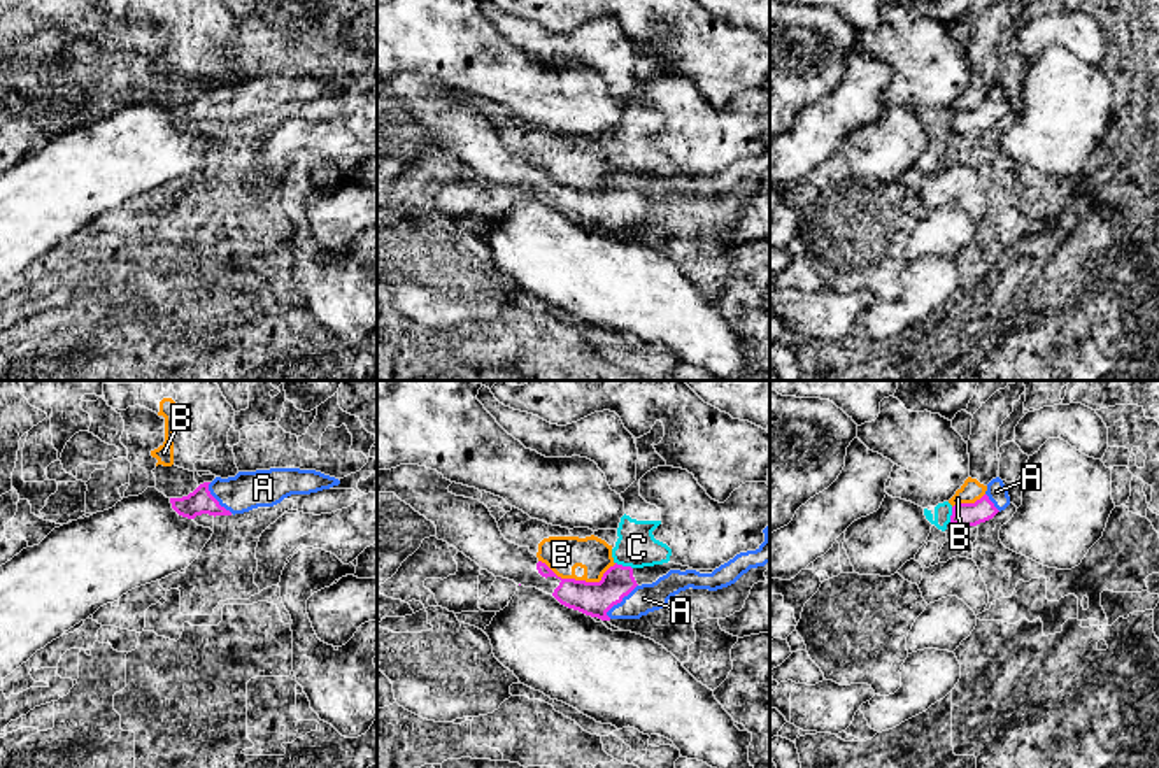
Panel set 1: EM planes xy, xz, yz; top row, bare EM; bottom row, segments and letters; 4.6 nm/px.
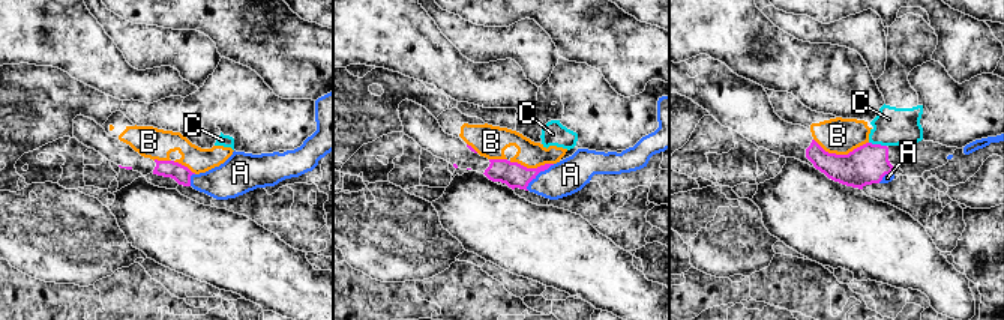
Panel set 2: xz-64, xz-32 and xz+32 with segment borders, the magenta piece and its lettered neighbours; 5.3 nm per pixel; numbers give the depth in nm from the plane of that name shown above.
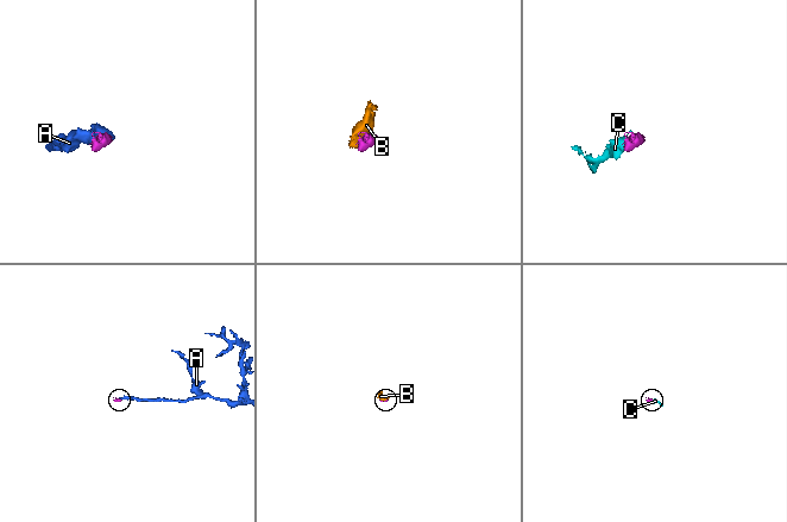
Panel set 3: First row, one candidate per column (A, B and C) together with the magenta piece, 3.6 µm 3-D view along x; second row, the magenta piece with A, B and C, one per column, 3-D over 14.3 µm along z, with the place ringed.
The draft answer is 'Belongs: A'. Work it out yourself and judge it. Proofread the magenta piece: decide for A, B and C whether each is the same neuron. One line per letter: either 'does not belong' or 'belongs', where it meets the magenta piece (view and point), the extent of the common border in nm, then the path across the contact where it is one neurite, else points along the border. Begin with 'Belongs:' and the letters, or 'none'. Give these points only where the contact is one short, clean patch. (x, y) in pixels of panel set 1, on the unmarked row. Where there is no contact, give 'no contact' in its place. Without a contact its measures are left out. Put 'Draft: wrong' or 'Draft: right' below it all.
Belongs: A
A: belongs; meets magenta in xz at (619, 209); contact 200 nm long; runs through xz (593, 206), (619, 209), (644, 206)
B: does not belong; meets magenta in xz at (579, 188); contact 360 nm long
C: does not belong; meets magenta in xz at (625, 174); contact 90 nm long; border along xz (616, 169), (632, 176)
Draft: right

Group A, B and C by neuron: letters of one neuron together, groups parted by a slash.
A / B C

